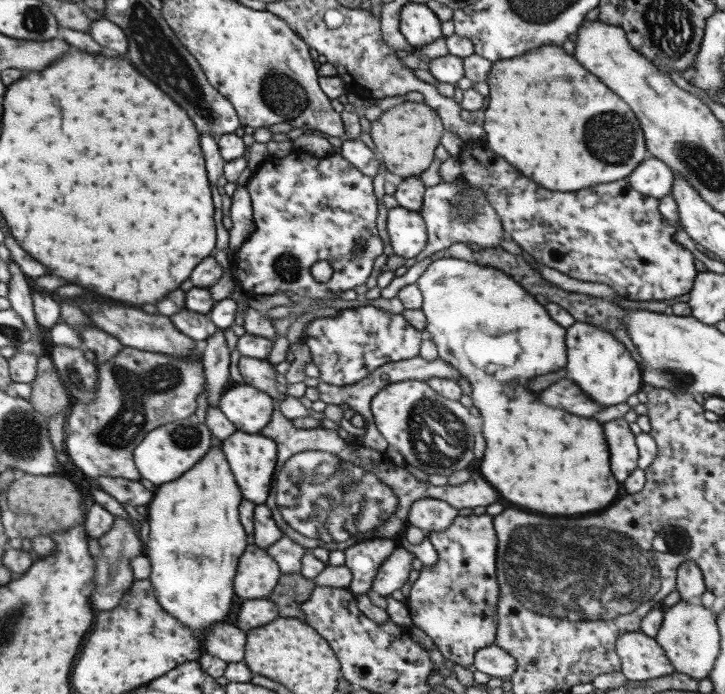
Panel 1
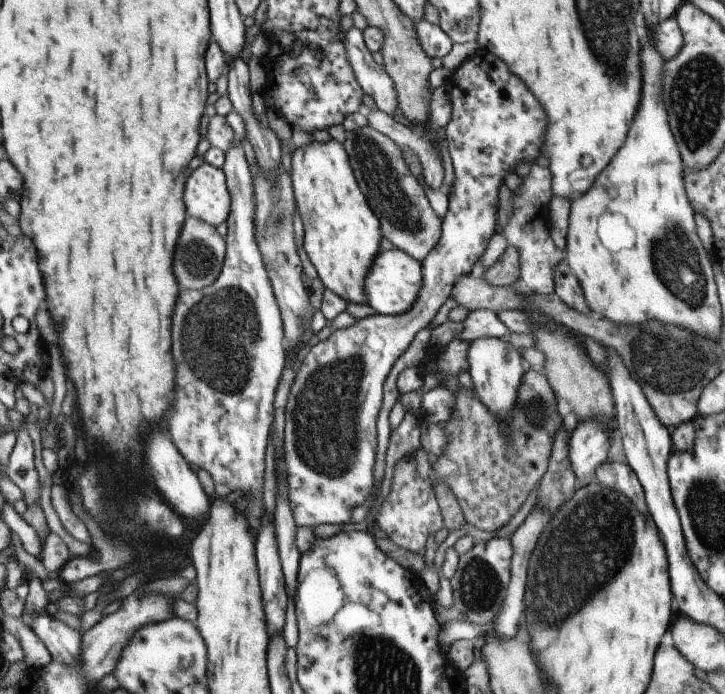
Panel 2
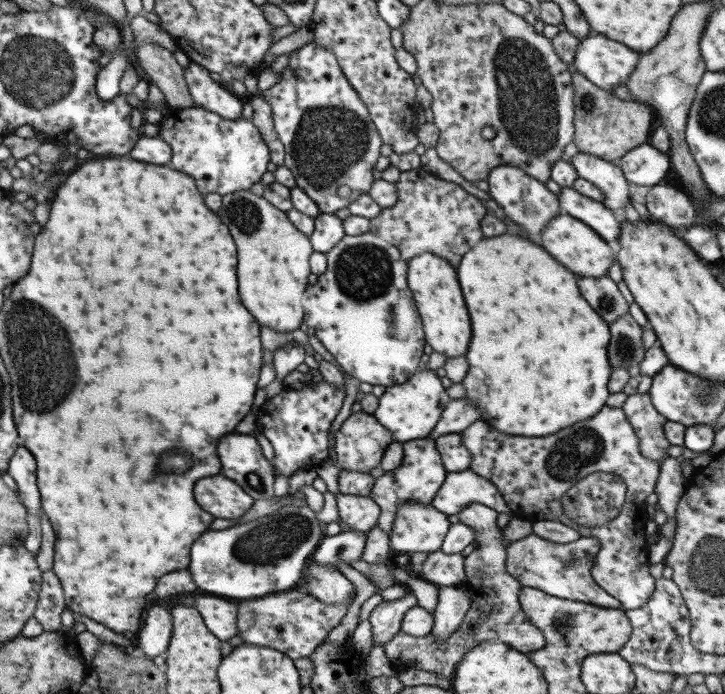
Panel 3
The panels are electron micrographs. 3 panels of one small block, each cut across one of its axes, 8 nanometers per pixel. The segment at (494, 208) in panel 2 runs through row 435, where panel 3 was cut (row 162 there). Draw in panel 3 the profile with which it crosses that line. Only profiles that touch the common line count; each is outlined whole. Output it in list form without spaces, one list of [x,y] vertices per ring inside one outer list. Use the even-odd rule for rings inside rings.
[[[315,42],[306,44],[290,53],[285,69],[279,82],[260,95],[271,106],[274,130],[285,148],[285,165],[292,171],[298,188],[318,205],[320,212],[332,214],[370,190],[383,141],[366,103],[344,77],[332,50],[326,50]]]

